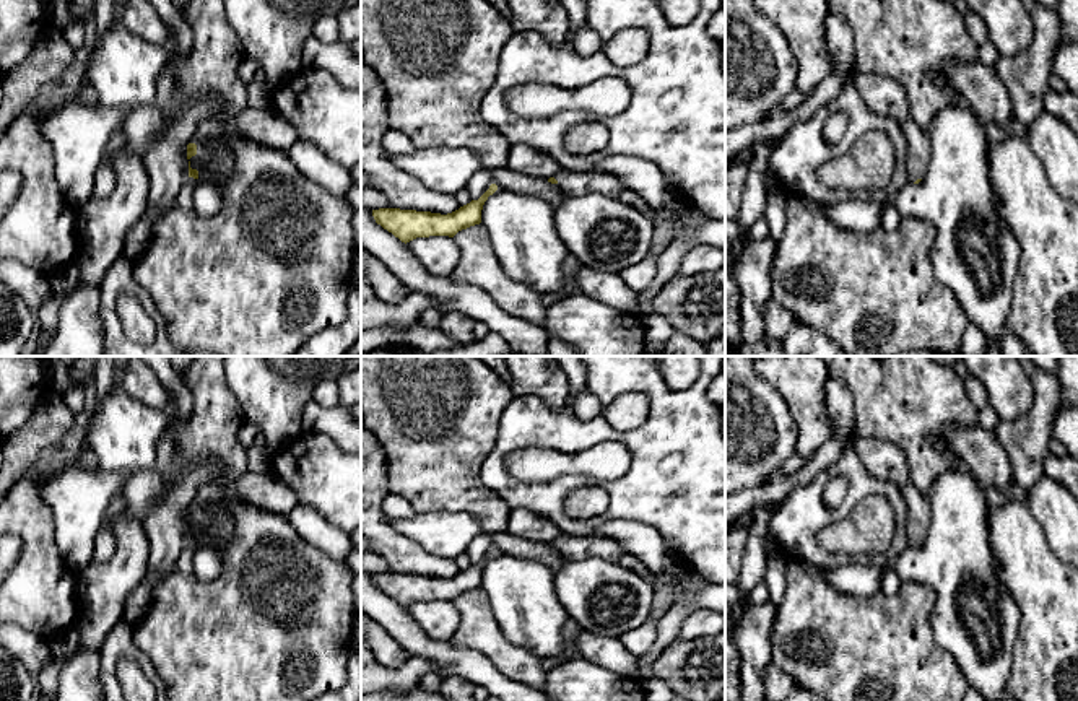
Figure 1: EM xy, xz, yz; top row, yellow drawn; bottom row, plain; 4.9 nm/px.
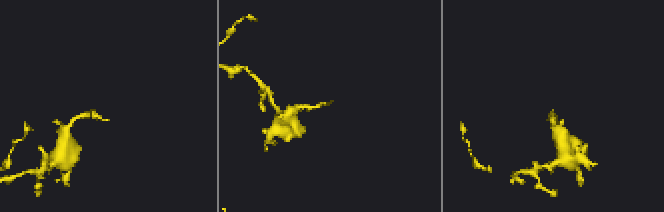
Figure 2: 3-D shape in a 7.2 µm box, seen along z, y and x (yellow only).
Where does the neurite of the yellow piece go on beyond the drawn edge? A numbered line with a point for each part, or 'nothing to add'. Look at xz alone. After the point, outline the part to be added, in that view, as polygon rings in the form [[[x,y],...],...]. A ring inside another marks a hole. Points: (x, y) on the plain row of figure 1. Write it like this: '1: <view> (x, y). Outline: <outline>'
1: xz (571, 548). Outline: [[[561,533],[554,543],[558,545],[556,551],[564,561],[576,561],[592,555],[610,563],[618,563],[626,555],[619,542],[600,535],[571,537]]]

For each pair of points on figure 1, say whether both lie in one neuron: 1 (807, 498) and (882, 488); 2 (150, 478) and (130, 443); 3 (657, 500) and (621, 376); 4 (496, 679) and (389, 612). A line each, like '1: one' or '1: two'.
1: one
2: two
3: one
4: one

